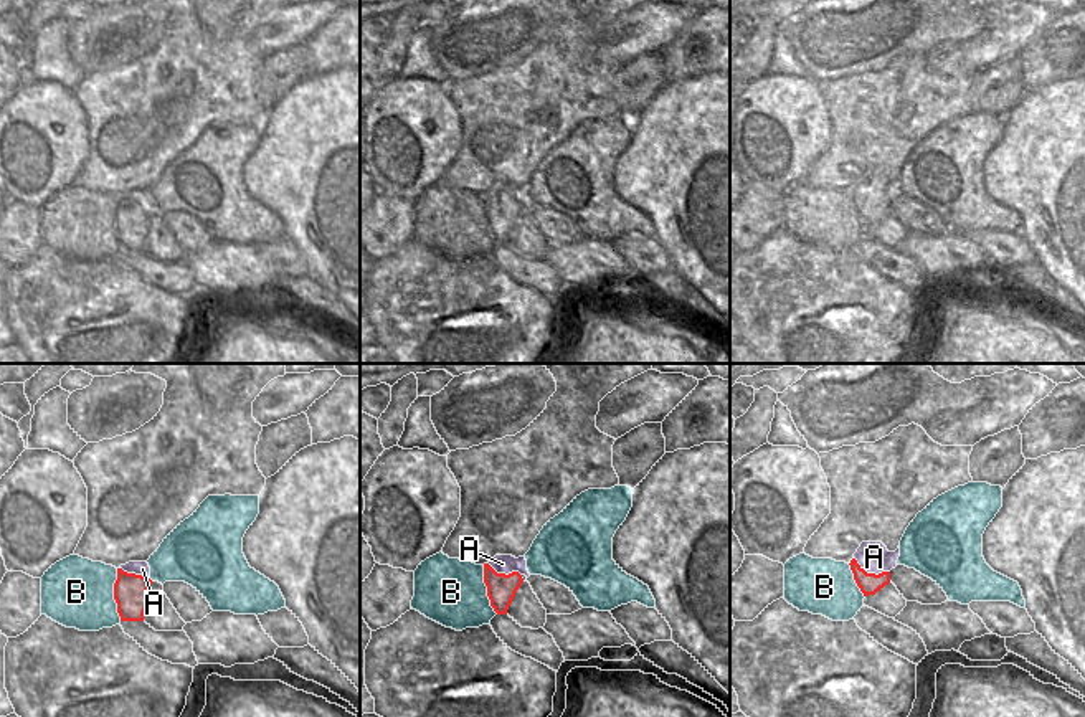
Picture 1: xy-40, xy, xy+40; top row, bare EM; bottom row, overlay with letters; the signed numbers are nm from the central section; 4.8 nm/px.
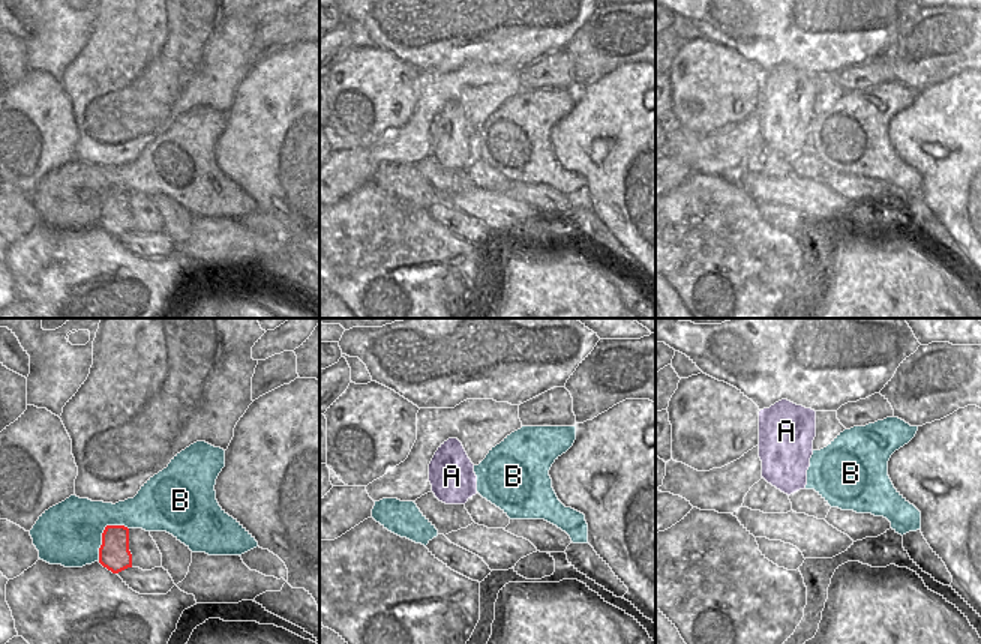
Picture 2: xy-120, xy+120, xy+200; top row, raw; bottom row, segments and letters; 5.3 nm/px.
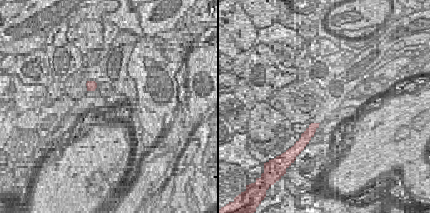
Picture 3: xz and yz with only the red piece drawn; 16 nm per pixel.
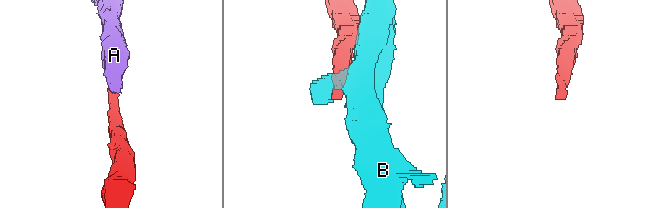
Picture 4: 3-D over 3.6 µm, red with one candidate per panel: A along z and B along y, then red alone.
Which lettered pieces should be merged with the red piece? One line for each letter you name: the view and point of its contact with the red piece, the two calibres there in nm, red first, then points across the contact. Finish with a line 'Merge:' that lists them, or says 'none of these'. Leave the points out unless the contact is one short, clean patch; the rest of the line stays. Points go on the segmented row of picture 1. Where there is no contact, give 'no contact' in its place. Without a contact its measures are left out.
A: contact xy+40 (871, 574); calibres 110 and 150 nm; way xy+40 (869, 584), (871, 574), (874, 557)
Merge: A

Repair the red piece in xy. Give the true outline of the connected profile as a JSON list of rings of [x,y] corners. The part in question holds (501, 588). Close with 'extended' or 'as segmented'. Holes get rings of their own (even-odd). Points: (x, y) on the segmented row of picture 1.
[[[495,555],[484,563],[487,596],[497,615],[507,615],[517,590],[524,583],[524,575],[530,577],[525,557]]] | extended

